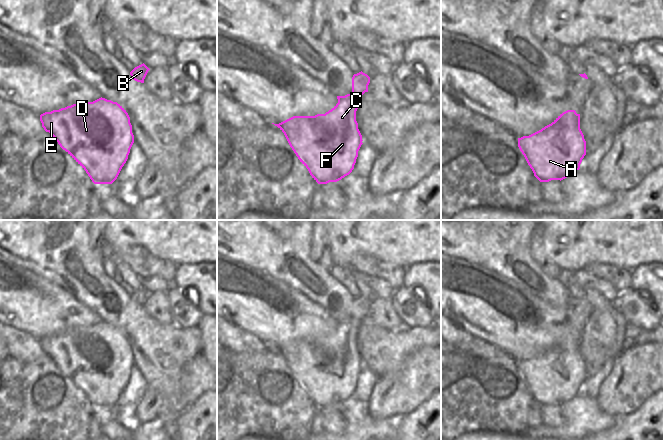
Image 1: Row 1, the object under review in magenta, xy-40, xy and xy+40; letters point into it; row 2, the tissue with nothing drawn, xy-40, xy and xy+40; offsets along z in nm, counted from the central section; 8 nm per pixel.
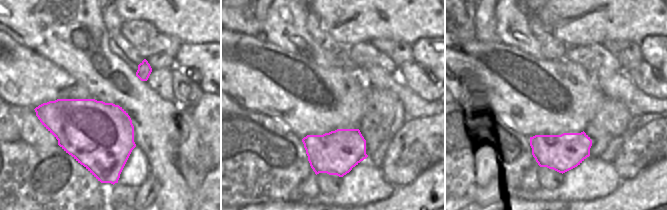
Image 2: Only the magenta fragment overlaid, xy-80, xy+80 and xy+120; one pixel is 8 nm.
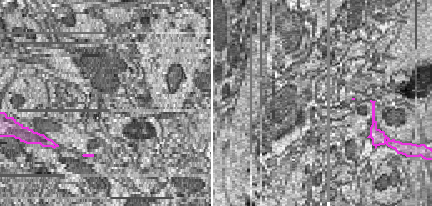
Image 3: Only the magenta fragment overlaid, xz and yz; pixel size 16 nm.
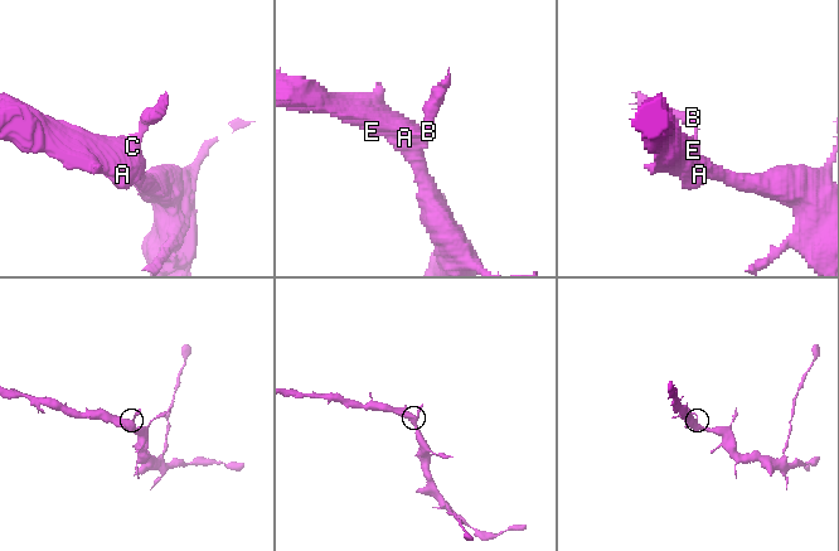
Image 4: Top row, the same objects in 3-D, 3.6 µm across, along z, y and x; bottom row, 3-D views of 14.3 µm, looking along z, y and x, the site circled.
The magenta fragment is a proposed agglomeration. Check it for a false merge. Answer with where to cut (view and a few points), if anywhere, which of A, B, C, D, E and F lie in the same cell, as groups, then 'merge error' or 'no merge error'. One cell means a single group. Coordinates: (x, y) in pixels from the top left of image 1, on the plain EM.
cut none; groups A B C D E F; no merge error

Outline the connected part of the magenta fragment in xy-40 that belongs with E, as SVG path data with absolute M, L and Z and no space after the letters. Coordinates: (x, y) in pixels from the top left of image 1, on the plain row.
M102 321L93 326L81 326L45 336L40 339L40 345L44 354L86 395L94 408L112 408L117 403L134 367L132 349L126 334L117 326Z

